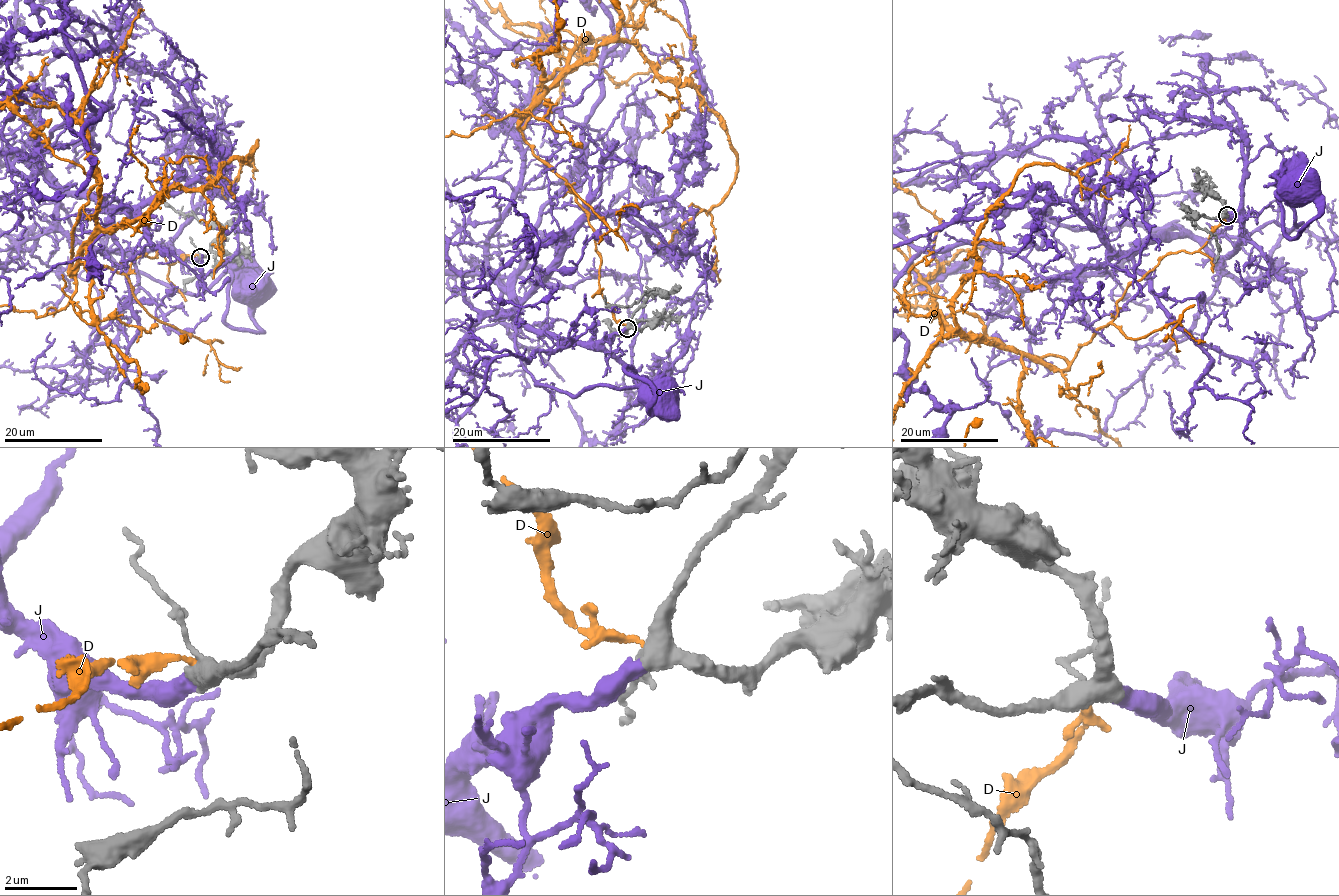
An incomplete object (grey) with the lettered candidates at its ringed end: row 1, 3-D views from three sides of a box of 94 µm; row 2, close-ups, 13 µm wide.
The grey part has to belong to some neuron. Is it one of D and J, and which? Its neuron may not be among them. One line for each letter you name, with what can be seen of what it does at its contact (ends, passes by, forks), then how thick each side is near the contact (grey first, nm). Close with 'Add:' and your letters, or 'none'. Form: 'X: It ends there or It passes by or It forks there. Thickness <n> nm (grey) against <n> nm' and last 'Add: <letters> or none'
J: It ends there. Thickness 400 nm (grey) against 480 nm
Add: J

